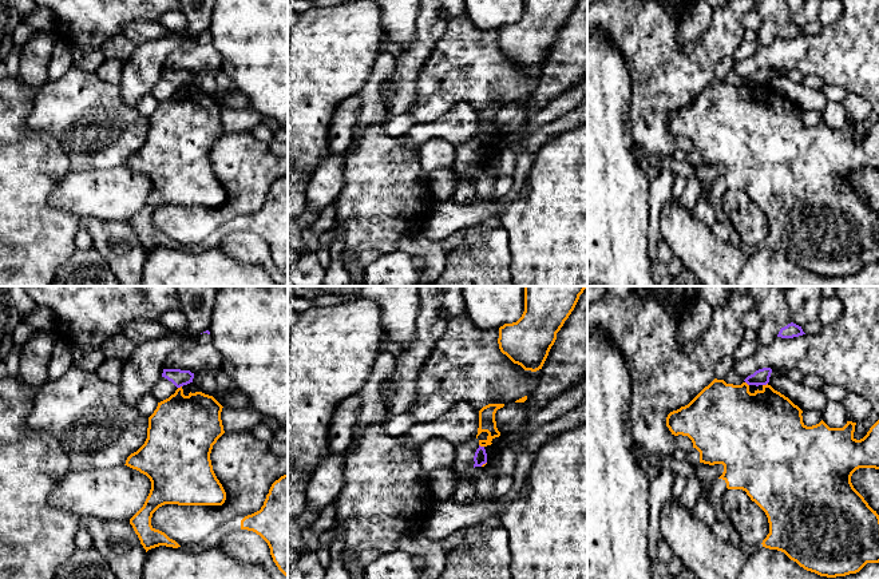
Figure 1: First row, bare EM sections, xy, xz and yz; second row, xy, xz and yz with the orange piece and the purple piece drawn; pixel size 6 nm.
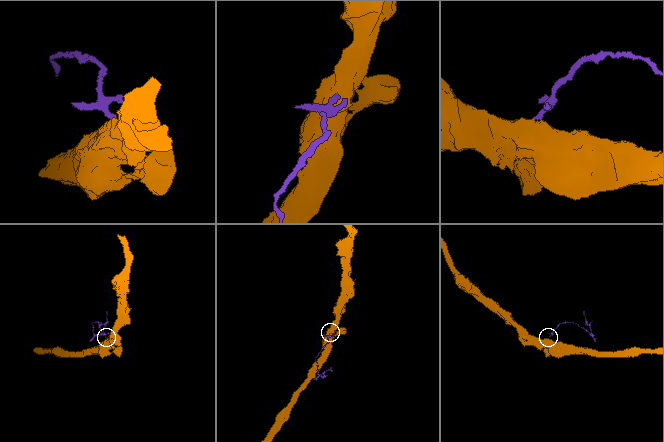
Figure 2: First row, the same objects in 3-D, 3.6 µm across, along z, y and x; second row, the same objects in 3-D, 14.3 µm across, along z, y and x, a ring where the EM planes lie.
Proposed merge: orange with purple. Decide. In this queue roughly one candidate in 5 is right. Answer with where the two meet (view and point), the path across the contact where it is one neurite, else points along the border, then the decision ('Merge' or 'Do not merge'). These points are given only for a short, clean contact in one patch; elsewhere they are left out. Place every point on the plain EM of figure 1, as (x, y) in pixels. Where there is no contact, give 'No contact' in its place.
Touches orange at xz (482, 146). Boundary: xz (479, 145), (483, 147). Do not merge

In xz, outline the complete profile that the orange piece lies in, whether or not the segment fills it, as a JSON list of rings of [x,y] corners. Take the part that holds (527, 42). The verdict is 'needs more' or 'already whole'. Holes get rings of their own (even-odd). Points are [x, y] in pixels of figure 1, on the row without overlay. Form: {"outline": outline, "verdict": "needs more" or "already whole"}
{"outline": [[[524,0],[522,17],[516,23],[504,24],[499,28],[498,44],[500,52],[524,71],[536,72],[542,70],[557,40],[557,33],[574,11],[577,3],[578,0]]], "verdict": "already whole"}

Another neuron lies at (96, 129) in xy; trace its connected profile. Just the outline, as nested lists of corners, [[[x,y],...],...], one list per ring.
[[[74,64],[60,79],[48,80],[35,92],[27,124],[35,131],[45,131],[58,139],[68,156],[70,171],[86,171],[124,166],[127,158],[144,144],[149,118],[142,116],[135,107],[122,99],[119,83],[107,83],[95,72],[86,72]]]

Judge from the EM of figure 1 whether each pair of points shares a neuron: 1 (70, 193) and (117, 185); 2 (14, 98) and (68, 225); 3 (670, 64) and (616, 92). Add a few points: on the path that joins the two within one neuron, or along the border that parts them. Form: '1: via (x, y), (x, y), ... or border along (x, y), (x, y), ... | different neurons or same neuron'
1: via (82, 193), (105, 193) | same neuron
2: via (14, 133), (14, 182), (34, 202) | same neuron
3: border along (621, 55), (629, 74), (629, 118) | different neurons

